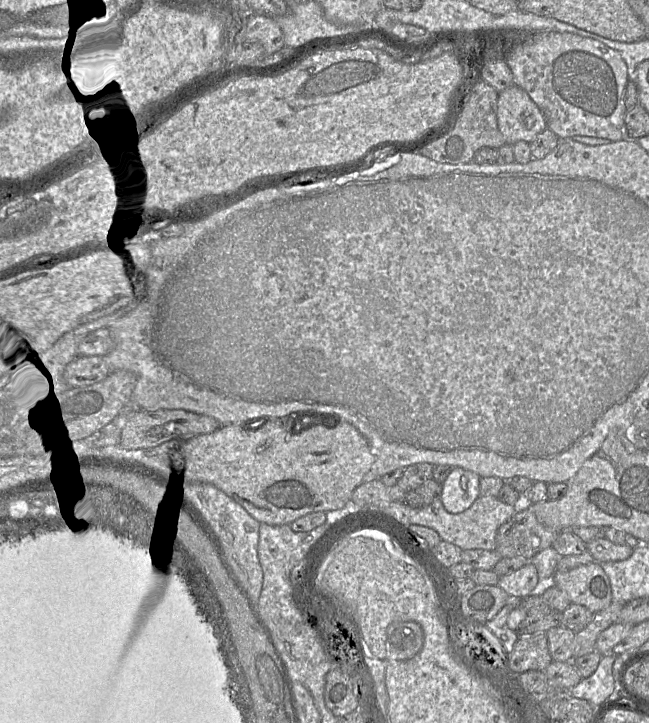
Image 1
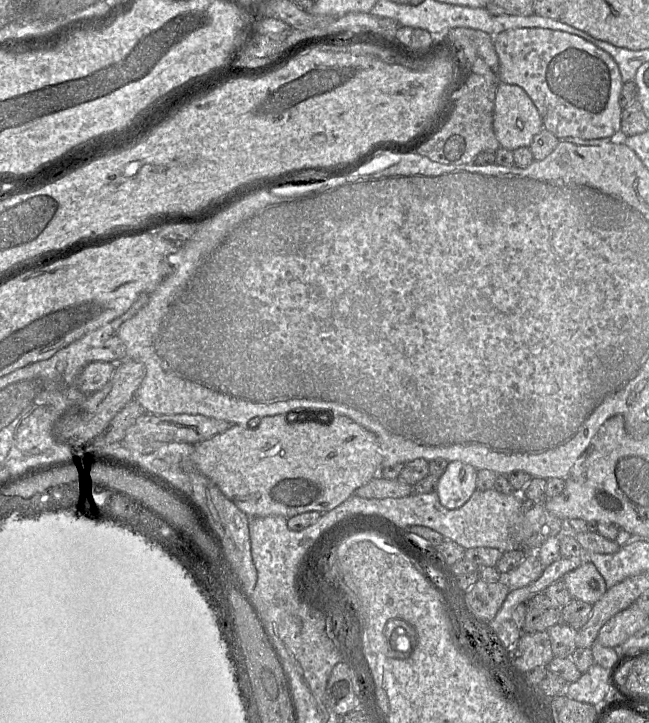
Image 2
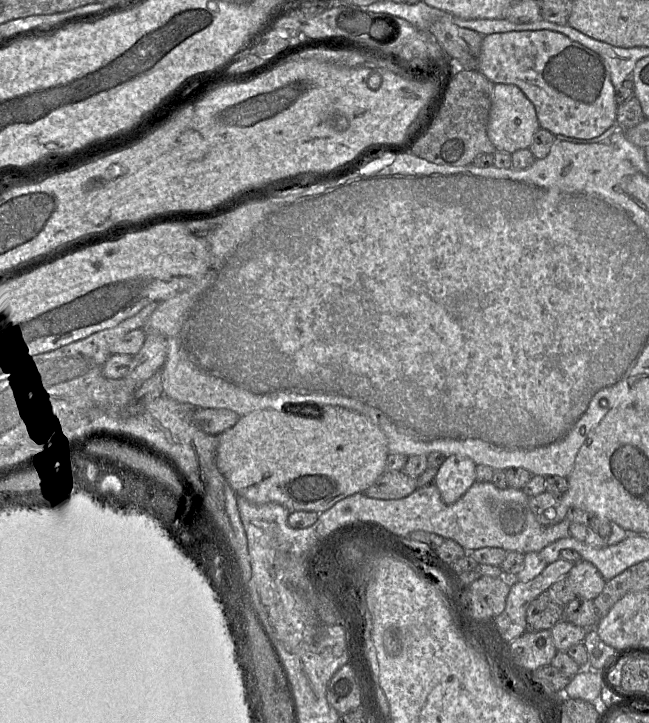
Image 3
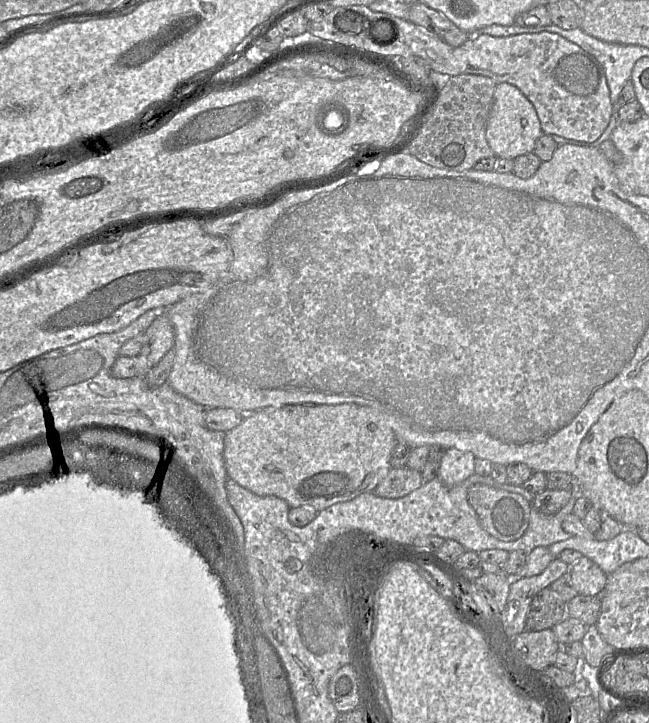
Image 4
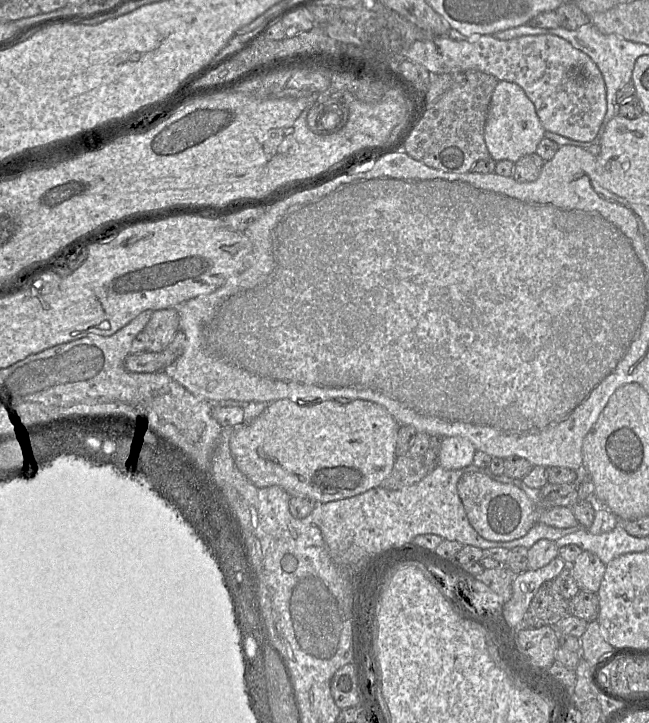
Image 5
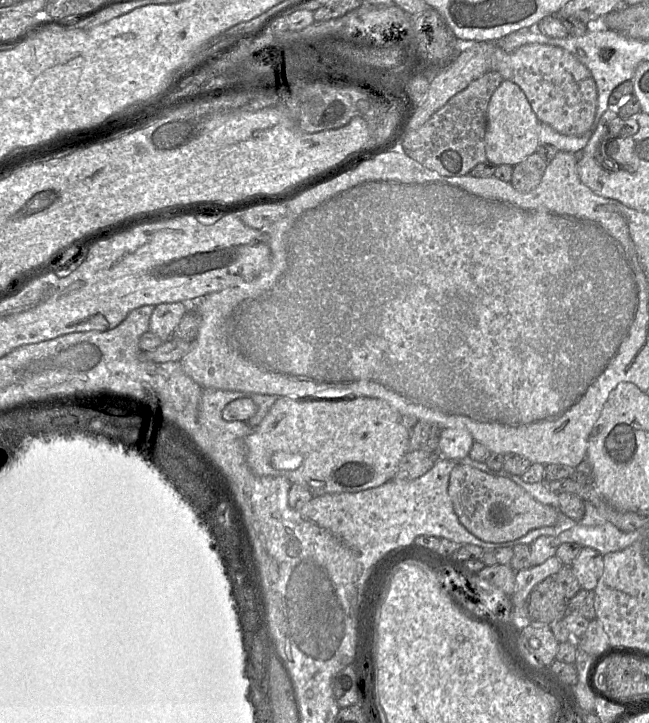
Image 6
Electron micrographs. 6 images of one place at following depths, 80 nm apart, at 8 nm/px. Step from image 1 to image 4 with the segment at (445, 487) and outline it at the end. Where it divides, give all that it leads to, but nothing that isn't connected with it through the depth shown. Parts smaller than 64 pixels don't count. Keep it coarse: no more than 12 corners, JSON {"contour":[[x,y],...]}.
{"contour":[[448,448],[438,478],[454,487],[475,474],[471,452]]}

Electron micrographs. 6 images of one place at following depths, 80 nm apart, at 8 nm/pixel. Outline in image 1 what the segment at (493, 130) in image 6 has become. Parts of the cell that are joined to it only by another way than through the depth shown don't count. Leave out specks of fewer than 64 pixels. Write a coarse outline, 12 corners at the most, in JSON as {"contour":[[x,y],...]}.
{"contour":[[514,85],[498,95],[497,124],[511,145],[547,129],[542,111]]}

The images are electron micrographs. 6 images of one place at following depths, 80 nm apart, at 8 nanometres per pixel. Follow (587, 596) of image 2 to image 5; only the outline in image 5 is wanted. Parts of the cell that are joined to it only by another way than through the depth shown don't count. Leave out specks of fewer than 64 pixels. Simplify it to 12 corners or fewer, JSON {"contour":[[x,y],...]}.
{"contour":[[583,550],[569,566],[581,591],[597,593],[606,564]]}

